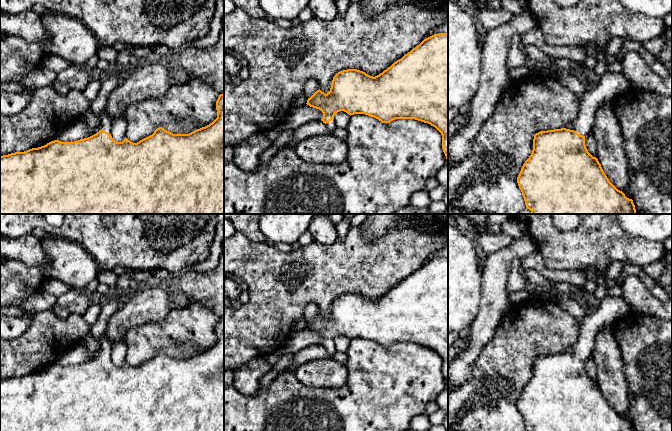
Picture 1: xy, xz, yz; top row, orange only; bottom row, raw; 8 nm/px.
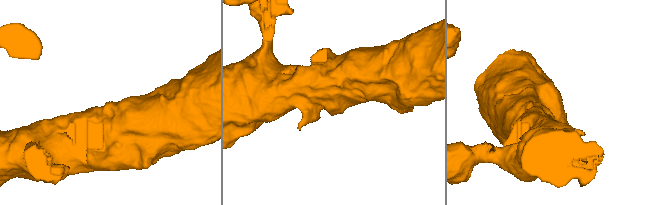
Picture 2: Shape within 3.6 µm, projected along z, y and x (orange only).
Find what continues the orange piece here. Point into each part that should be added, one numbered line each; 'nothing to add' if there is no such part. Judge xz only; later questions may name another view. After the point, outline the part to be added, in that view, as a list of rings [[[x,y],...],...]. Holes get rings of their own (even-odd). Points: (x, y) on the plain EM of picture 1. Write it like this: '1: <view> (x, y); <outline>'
1: xz (331, 350); [[[332,343],[329,347],[326,347],[325,349],[330,356],[333,356],[333,354],[336,352],[335,343]]]

